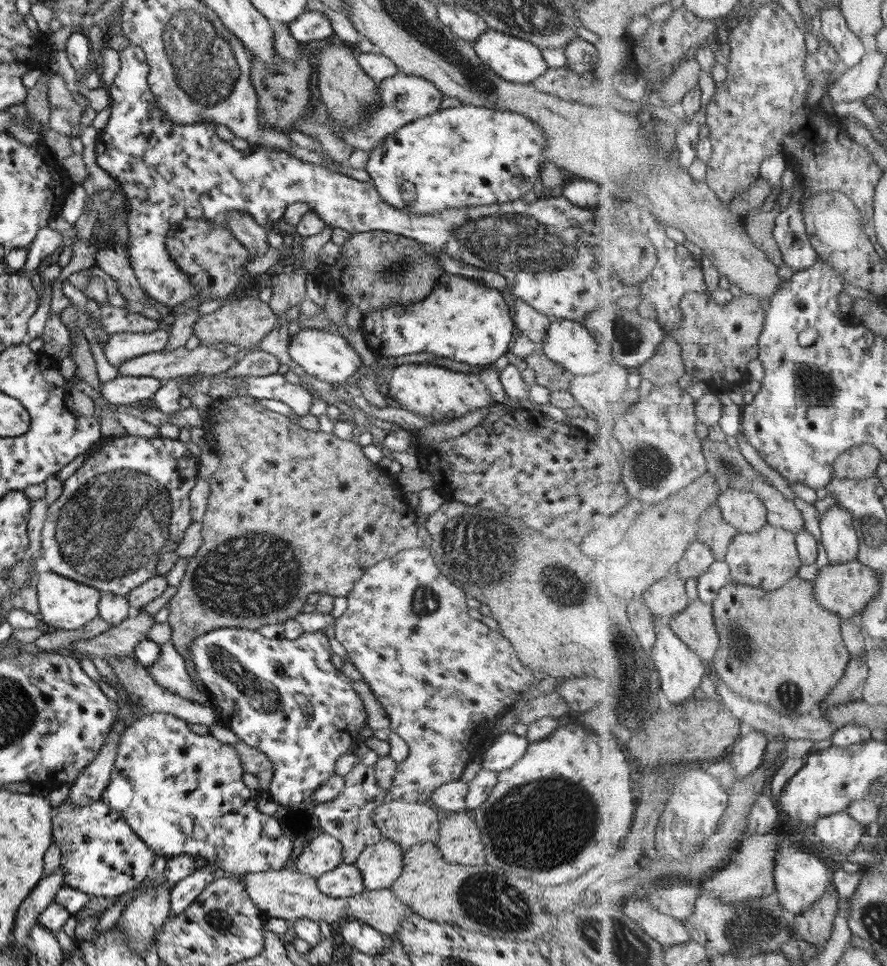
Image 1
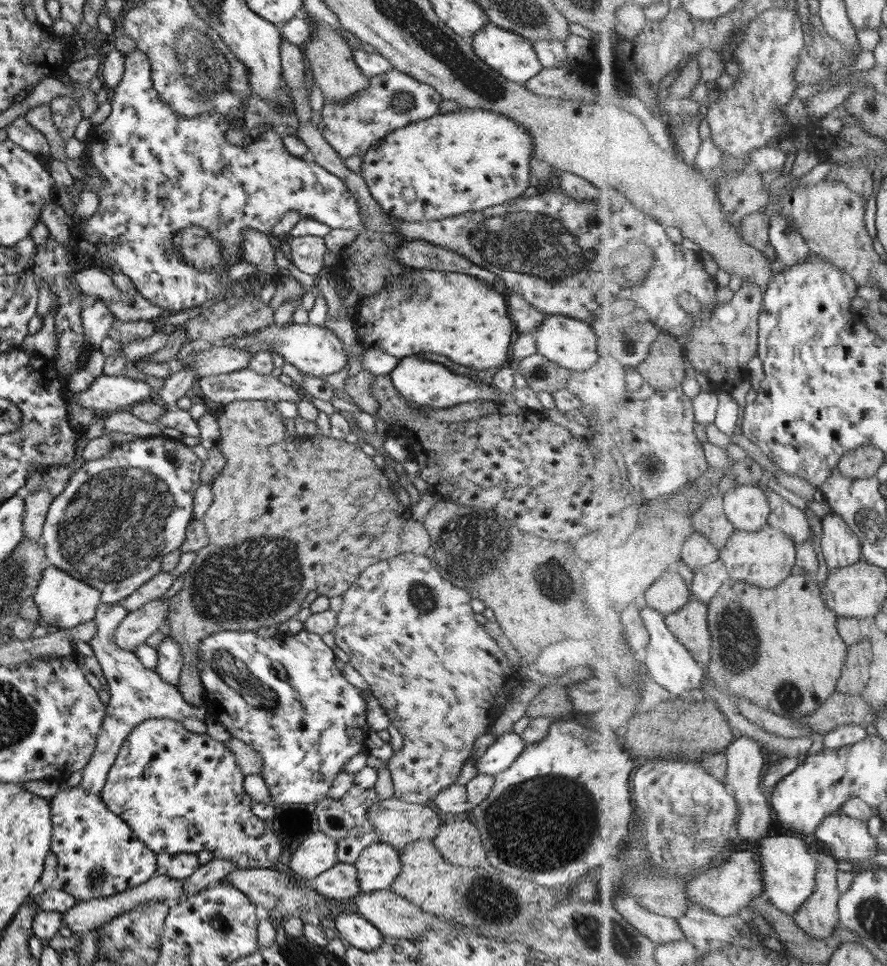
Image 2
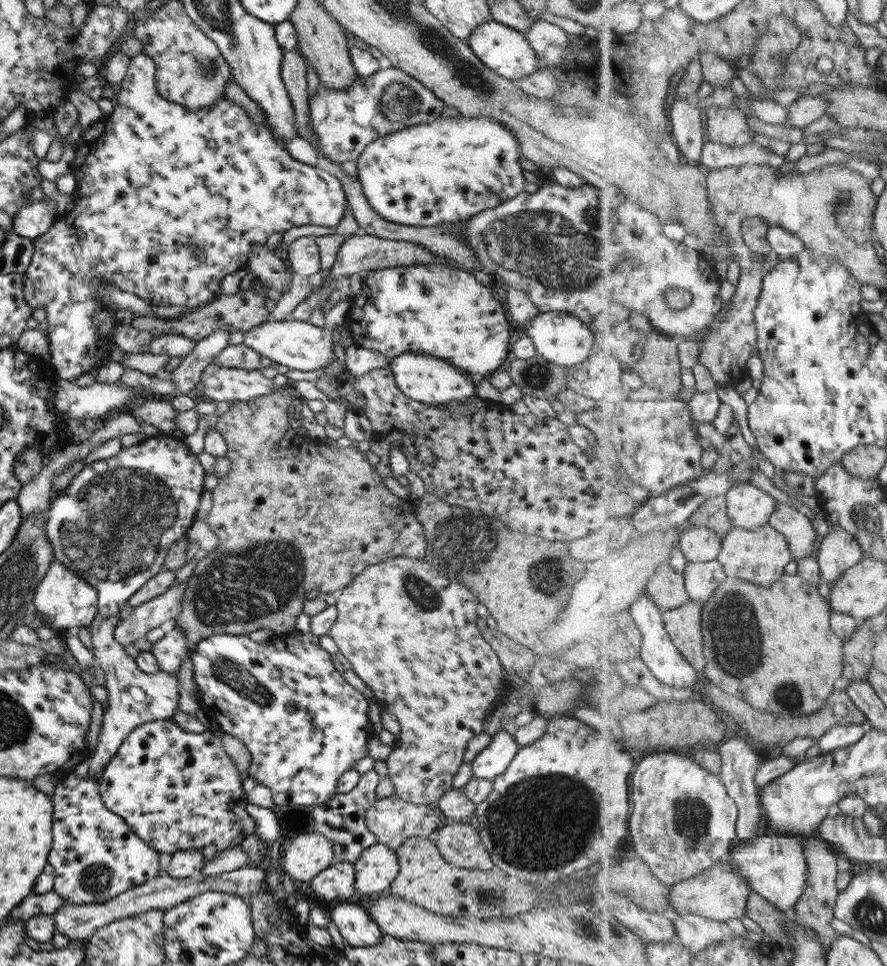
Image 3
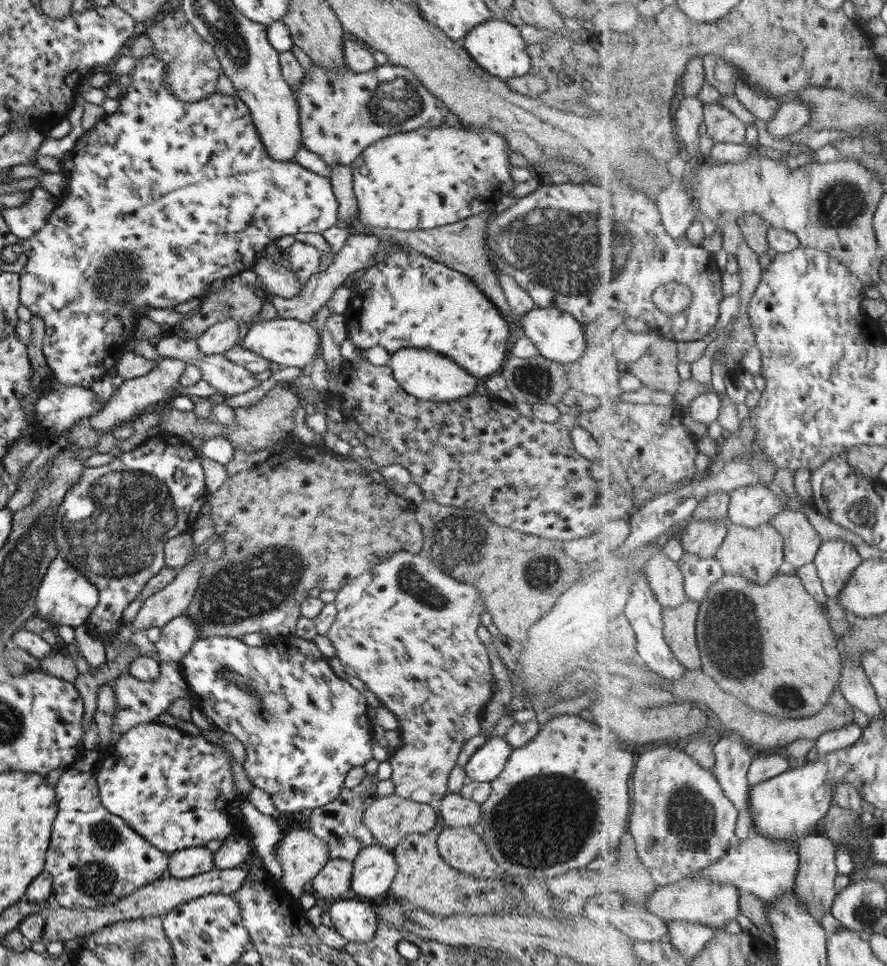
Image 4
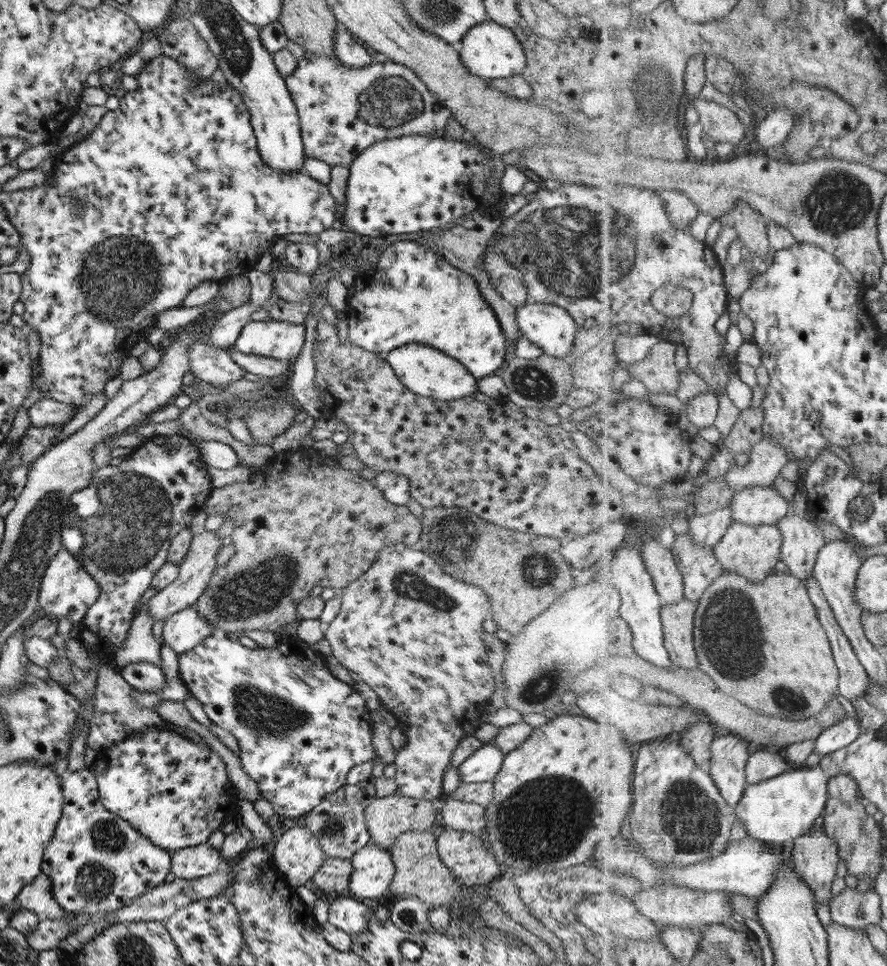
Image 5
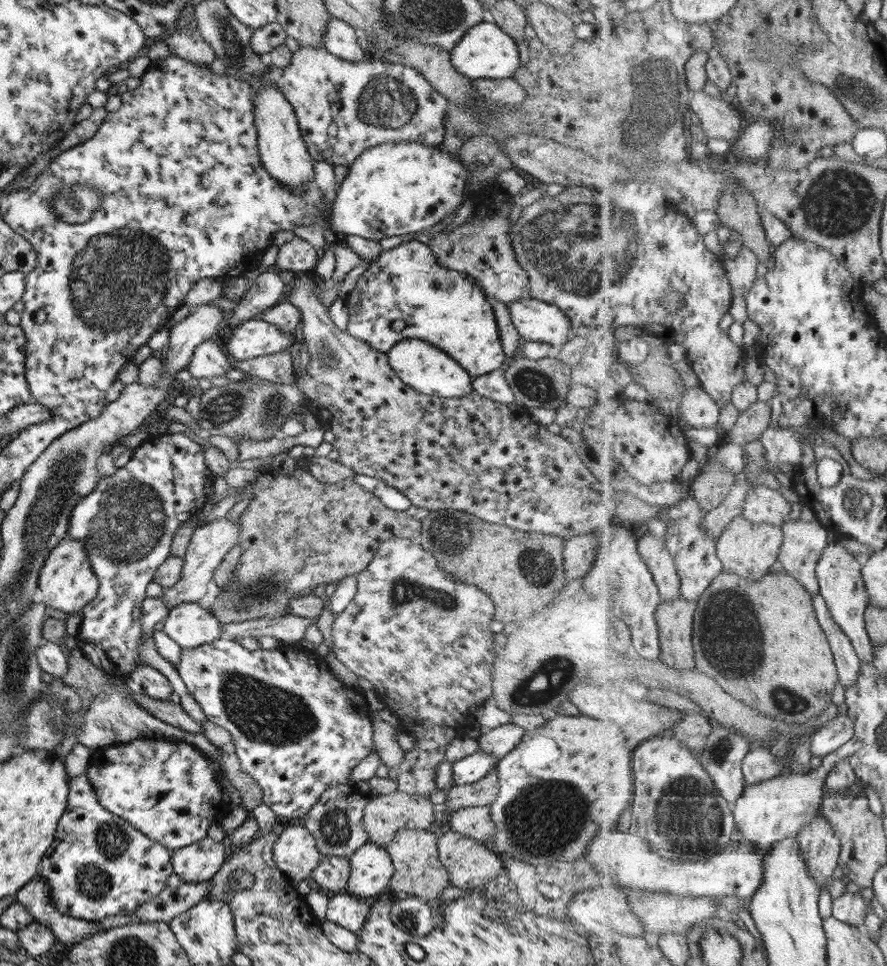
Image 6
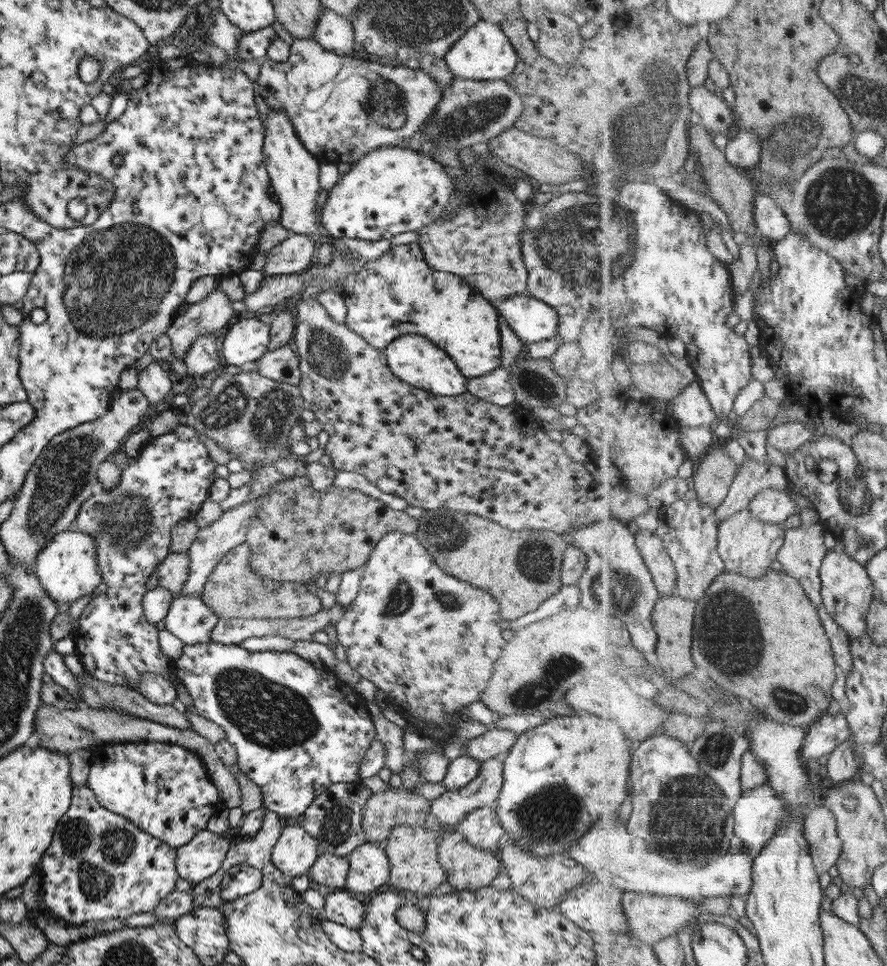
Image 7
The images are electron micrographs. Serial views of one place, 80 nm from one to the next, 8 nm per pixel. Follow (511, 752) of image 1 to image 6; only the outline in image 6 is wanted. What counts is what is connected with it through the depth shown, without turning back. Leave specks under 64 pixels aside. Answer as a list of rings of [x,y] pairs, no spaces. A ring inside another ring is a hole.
[[[478,751],[475,754],[464,756],[457,762],[452,762],[451,780],[453,785],[468,785],[477,782],[498,762],[497,756]]]

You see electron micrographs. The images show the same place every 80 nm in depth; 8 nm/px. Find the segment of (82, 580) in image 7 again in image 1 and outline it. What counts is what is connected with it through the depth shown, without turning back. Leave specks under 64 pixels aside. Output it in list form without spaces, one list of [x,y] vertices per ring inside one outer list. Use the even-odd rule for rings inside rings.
[[[53,571],[39,573],[34,585],[41,620],[56,630],[77,630],[98,616],[97,603],[100,592],[96,588],[65,578]]]

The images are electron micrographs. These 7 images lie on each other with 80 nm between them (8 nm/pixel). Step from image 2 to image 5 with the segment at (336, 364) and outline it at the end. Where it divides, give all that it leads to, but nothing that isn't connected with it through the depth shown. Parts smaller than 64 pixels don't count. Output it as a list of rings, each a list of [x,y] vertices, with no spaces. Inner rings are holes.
[[[247,321],[230,350],[281,360],[291,366],[304,346],[306,324],[293,322]]]

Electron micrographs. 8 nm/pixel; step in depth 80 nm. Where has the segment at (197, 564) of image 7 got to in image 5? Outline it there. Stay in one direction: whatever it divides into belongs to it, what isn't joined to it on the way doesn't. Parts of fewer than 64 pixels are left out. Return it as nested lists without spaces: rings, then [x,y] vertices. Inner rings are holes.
[[[199,511],[188,524],[188,528],[192,532],[185,556],[180,560],[178,565],[178,575],[173,582],[170,582],[165,588],[158,590],[145,604],[148,606],[148,615],[151,615],[155,620],[165,620],[174,612],[187,608],[189,605],[194,605],[196,600],[205,590],[214,568],[216,567],[216,554],[218,550],[227,542],[227,537],[219,538],[215,531],[207,531],[203,529],[203,521],[205,514]]]

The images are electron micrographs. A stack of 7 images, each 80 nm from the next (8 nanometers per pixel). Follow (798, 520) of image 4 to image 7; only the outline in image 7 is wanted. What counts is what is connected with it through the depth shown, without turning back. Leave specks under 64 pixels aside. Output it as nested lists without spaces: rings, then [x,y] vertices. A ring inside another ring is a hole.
[[[824,522],[800,525],[786,531],[786,539],[778,561],[789,576],[795,577],[816,607],[824,604],[820,570],[830,550],[825,546]]]

